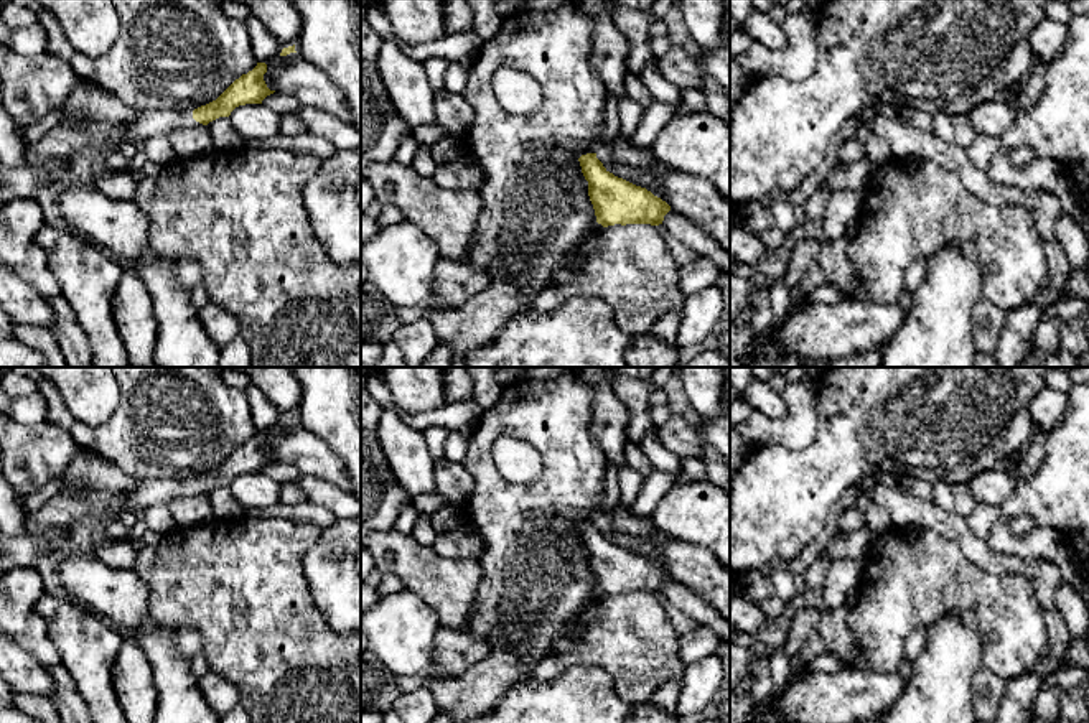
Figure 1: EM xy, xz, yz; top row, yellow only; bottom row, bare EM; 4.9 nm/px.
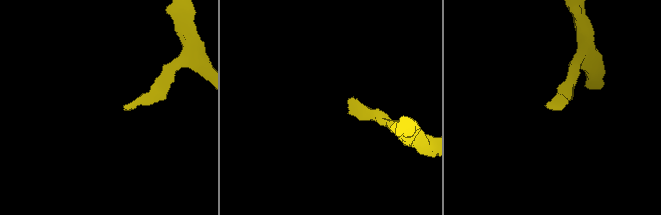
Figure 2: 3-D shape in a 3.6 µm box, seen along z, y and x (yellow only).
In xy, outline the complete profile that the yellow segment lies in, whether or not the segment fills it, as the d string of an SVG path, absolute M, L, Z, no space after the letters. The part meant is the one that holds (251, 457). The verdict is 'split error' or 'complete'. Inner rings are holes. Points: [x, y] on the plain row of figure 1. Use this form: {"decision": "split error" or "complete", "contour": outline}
{"decision": "split error", "contour": "M257 431L252 440L236 448L216 469L193 481L142 479L135 489L120 492L120 509L142 512L153 504L170 504L181 496L193 496L198 491L208 494L219 486L229 486L239 474L262 473L267 464L275 461L265 453L265 441L267 433Z"}

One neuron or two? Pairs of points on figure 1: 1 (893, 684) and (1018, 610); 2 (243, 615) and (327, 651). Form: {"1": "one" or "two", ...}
{"1": "two", "2": "one"}

